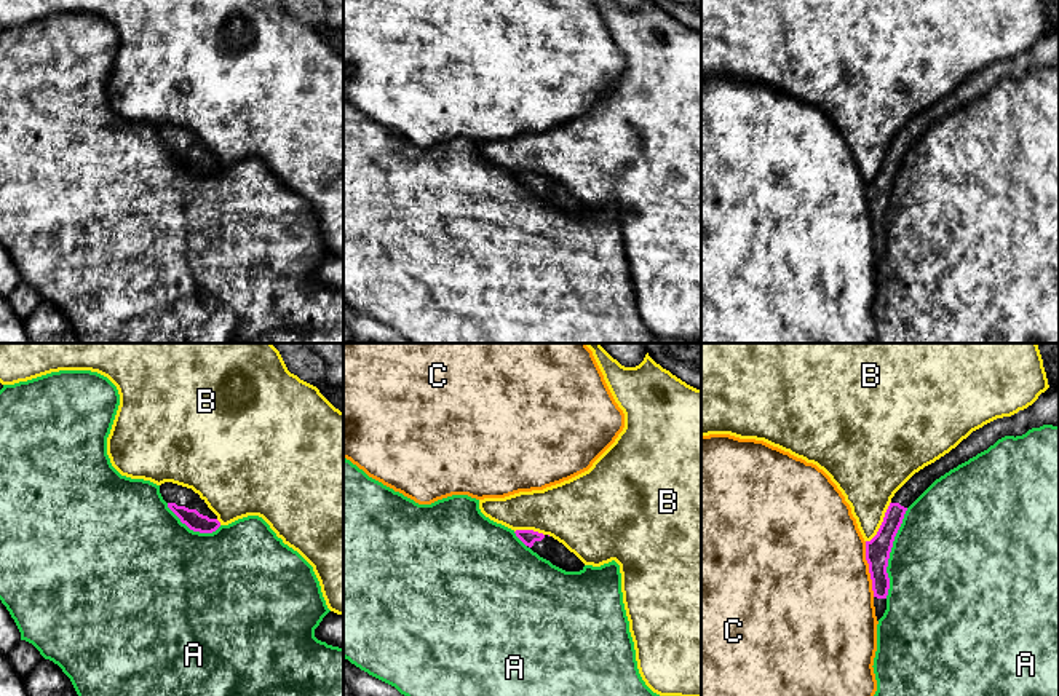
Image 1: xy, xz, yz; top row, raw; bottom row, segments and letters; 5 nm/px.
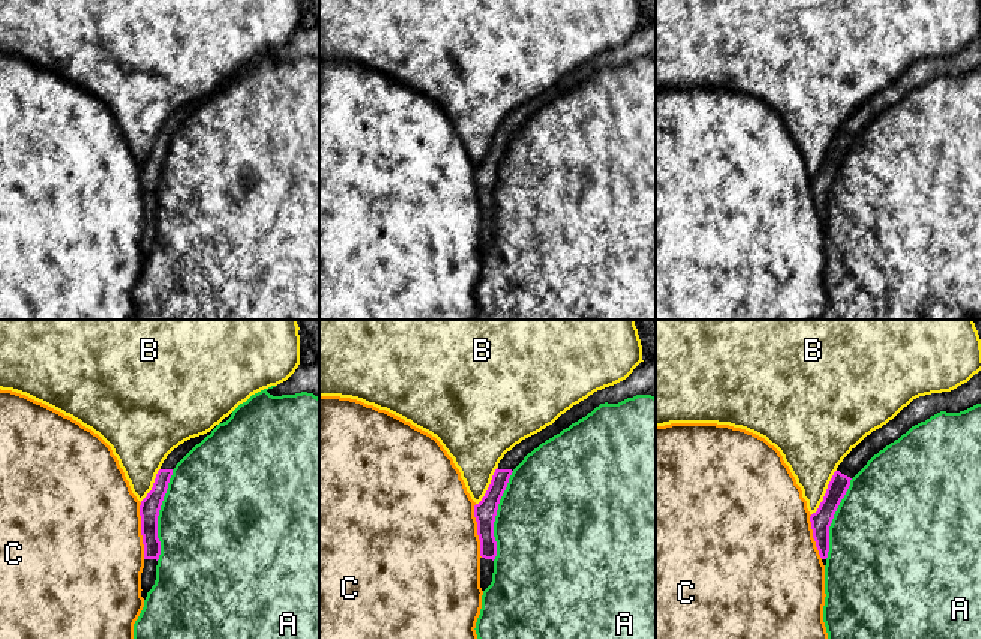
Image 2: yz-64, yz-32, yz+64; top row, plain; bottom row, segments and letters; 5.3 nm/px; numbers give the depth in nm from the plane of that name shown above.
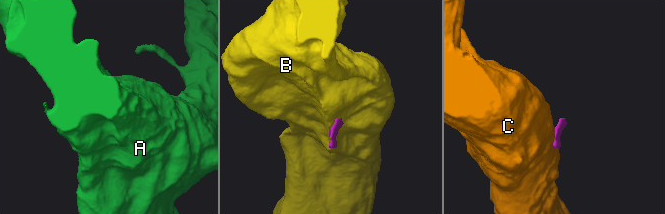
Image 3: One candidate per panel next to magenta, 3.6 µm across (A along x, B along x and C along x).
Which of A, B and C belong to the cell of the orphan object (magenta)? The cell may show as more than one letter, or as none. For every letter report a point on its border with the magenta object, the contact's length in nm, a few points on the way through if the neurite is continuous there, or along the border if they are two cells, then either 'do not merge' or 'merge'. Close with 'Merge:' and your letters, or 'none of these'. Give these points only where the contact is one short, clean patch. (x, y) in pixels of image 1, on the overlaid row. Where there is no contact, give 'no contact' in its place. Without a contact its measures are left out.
A: meets magenta in yz at (890, 551); contact 460 nm long; do not merge
B: meets magenta in yz at (882, 522); contact 240 nm long; do not merge
C: meets magenta in yz at (869, 569); contact 280 nm long; do not merge
Merge: none of these

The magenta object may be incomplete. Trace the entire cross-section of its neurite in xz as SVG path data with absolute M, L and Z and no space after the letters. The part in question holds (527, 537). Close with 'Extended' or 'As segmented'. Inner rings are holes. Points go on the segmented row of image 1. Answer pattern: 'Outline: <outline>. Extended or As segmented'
Outline: M516 530L514 533L527 548L553 565L565 571L583 570L585 564L553 536L533 530Z. Extended

